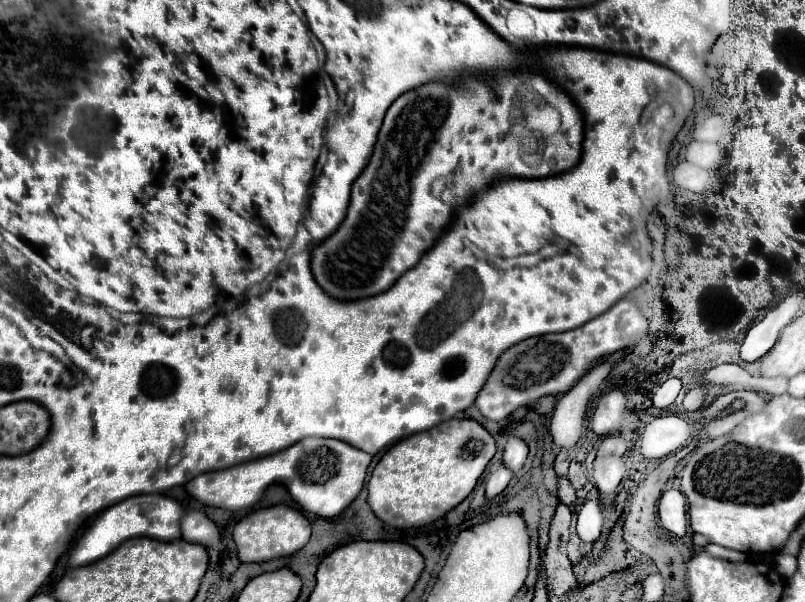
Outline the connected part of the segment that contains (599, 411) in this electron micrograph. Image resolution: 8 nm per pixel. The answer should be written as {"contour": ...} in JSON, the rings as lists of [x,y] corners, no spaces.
{"contour":[[[610,390],[598,398],[594,416],[592,416],[592,430],[598,436],[622,432],[626,412],[626,398],[620,390]]]}

